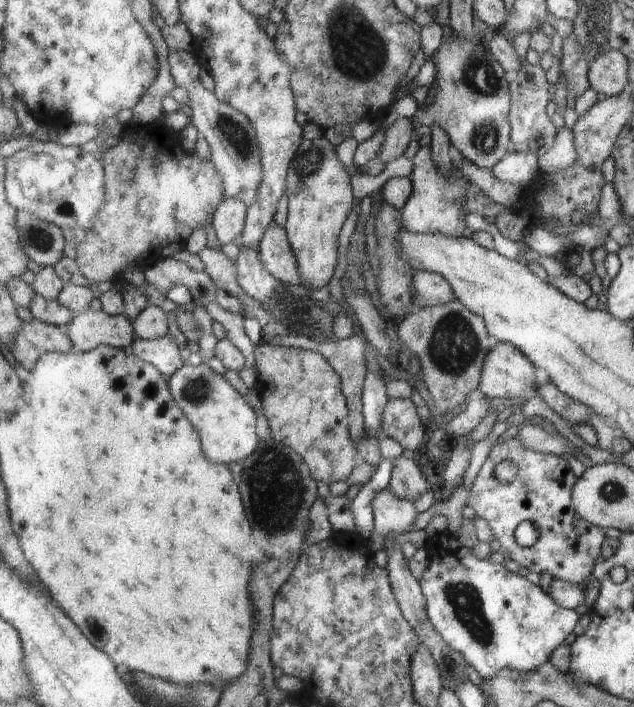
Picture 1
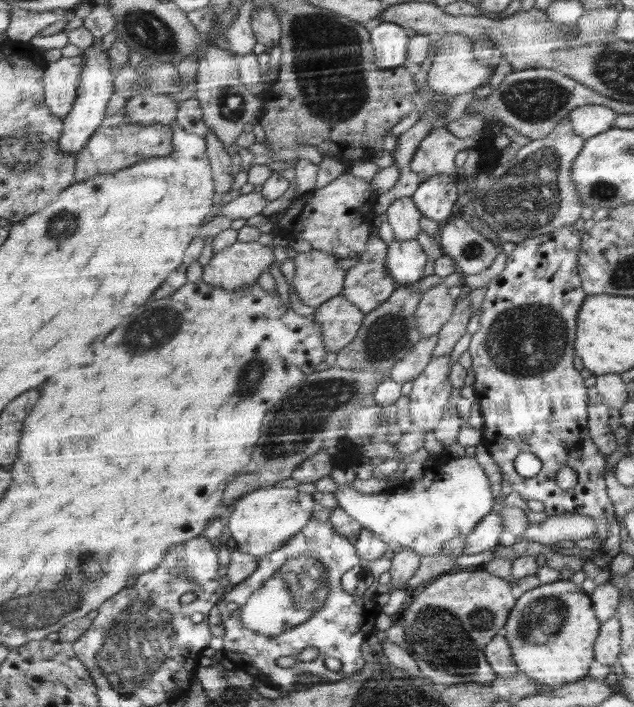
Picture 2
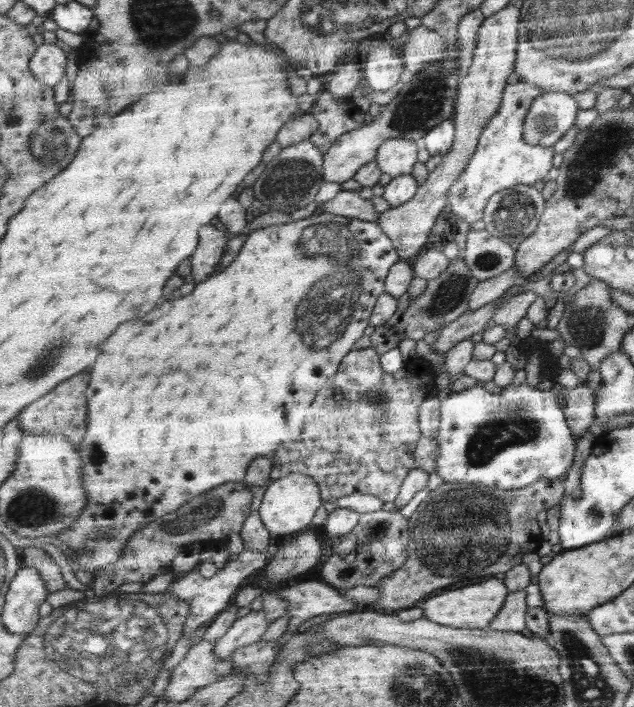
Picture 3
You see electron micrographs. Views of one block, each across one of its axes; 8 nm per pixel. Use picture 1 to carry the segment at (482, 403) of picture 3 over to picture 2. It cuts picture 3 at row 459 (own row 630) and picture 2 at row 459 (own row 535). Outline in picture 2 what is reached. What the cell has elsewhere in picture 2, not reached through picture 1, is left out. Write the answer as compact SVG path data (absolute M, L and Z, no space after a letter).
M476 458L447 459L440 468L432 472L430 492L430 471L422 479L405 483L400 489L387 489L382 493L362 494L354 490L354 466L333 467L329 476L336 482L338 507L359 521L363 528L370 529L388 545L401 544L420 556L432 556L442 552L443 544L455 536L467 537L480 518L492 510L490 482Z

